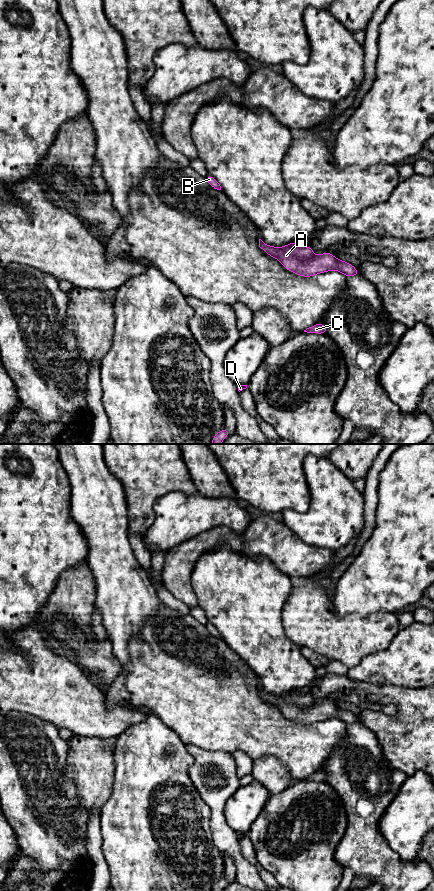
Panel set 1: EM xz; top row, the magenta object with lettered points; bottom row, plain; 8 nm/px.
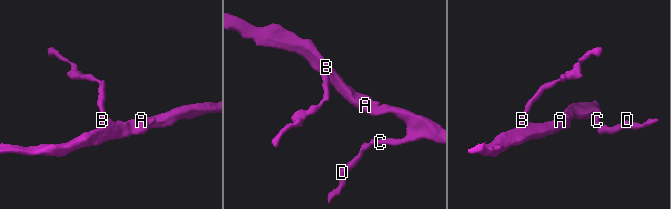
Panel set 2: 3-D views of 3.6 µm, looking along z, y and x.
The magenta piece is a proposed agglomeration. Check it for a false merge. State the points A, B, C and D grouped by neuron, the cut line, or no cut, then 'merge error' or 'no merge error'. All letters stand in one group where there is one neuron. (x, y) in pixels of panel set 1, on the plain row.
A B C D; no cut; no merge error

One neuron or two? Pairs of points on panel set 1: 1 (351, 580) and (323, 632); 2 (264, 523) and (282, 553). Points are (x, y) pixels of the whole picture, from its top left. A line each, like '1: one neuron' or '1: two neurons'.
1: two neurons
2: one neuron

